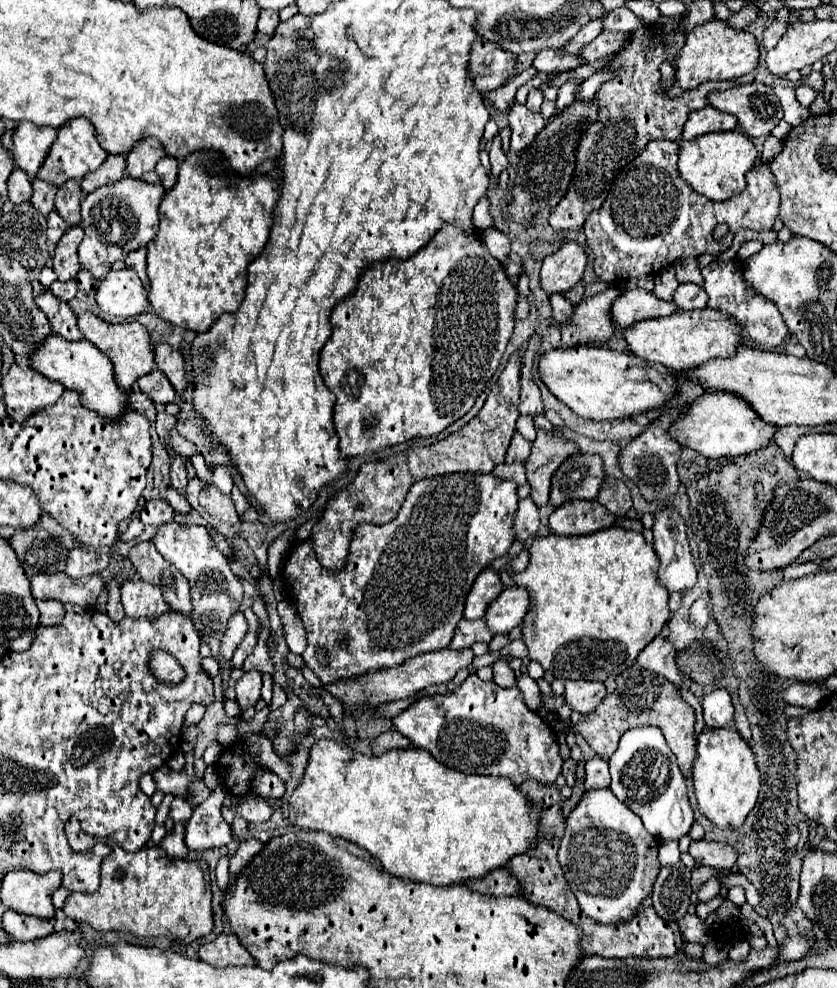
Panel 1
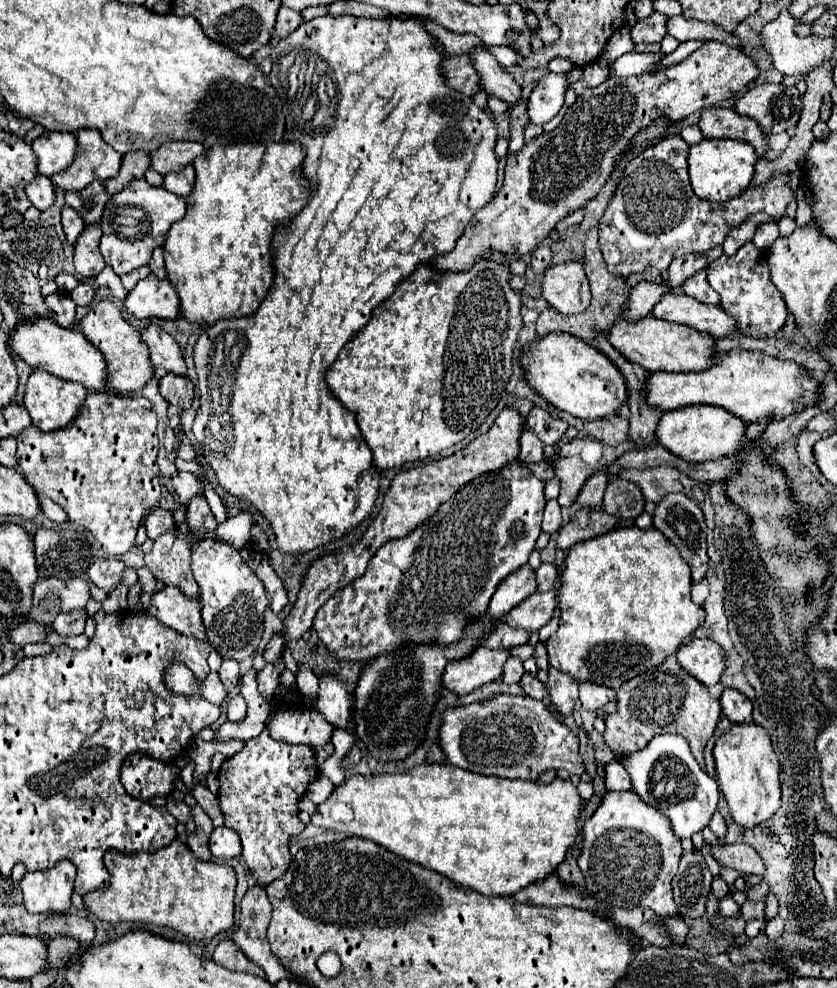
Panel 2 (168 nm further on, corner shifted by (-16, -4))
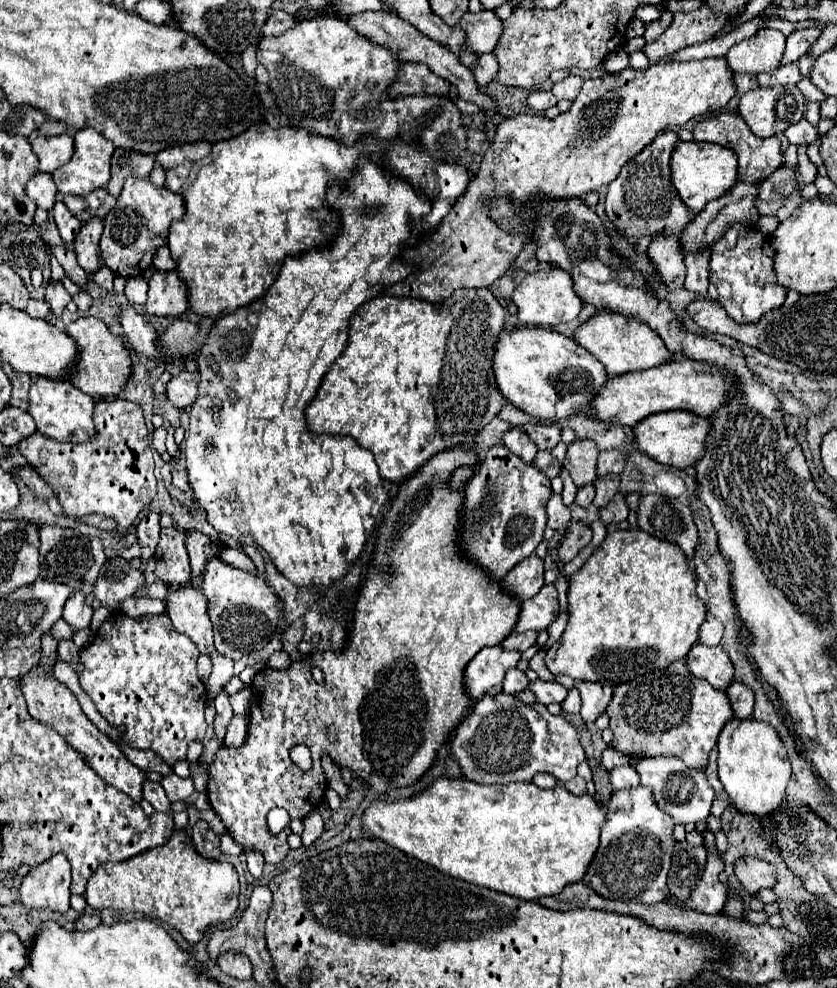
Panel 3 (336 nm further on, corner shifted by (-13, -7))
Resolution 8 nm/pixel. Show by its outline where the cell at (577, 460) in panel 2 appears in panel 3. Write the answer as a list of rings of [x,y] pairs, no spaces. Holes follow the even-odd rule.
[[[577,439],[569,445],[563,467],[571,473],[577,487],[593,483],[597,479],[599,449],[589,439]]]

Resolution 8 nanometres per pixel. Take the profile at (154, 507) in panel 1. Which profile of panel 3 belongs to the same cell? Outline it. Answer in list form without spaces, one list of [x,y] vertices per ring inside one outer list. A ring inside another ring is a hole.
[[[149,513],[137,525],[137,541],[143,547],[143,557],[141,557],[143,561],[153,557],[153,553],[155,553],[155,547],[159,541],[159,531],[161,531],[159,519],[161,519],[159,513]]]

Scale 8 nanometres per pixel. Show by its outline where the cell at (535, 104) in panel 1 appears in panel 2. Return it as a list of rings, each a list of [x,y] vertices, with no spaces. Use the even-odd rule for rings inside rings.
[[[548,74],[542,78],[530,94],[528,116],[534,124],[546,124],[552,120],[564,104],[566,78],[564,74]]]

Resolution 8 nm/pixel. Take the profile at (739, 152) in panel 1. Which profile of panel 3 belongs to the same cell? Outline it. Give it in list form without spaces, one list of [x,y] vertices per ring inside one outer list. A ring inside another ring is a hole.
[[[677,141],[671,159],[673,183],[683,203],[691,211],[701,211],[709,201],[725,195],[737,183],[737,155],[727,147],[717,143],[697,143],[697,141]]]

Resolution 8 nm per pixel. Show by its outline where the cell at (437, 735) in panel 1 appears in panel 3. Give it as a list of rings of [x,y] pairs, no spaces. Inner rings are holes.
[[[499,693],[479,699],[451,737],[451,753],[463,775],[475,783],[531,781],[535,773],[551,773],[565,783],[577,777],[577,765],[585,759],[579,735],[561,715],[551,715],[547,707],[525,705],[515,695]]]

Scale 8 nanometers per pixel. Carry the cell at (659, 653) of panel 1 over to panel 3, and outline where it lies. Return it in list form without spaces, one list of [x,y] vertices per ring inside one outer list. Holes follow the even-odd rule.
[[[693,645],[689,651],[685,665],[693,677],[709,681],[715,689],[727,689],[733,681],[733,663],[725,655],[723,647],[709,647],[709,645]]]

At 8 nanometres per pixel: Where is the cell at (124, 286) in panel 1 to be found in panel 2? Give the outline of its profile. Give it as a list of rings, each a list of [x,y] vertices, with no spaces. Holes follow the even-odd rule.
[[[154,274],[140,280],[124,300],[128,312],[136,318],[176,318],[180,314],[180,296],[168,278],[158,280]]]

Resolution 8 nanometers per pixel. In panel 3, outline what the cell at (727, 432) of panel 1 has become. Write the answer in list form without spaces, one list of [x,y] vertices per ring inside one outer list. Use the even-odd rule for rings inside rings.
[[[687,411],[655,413],[645,417],[639,425],[635,425],[633,435],[639,451],[647,453],[649,457],[653,457],[663,465],[687,469],[693,467],[693,463],[697,463],[697,459],[701,459],[705,451],[705,435],[709,435],[709,419]]]

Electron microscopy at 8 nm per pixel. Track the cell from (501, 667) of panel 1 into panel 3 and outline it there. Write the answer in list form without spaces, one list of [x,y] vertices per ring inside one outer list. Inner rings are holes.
[[[531,681],[529,683],[529,689],[535,693],[537,701],[541,701],[543,705],[549,705],[549,703],[563,703],[565,697],[567,697],[567,689],[561,685],[561,683],[555,683],[555,681]]]

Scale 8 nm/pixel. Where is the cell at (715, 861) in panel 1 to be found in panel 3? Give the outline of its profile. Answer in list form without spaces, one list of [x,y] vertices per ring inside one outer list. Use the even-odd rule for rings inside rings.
[[[741,857],[735,861],[735,875],[747,893],[757,893],[775,885],[775,867],[755,857]]]

